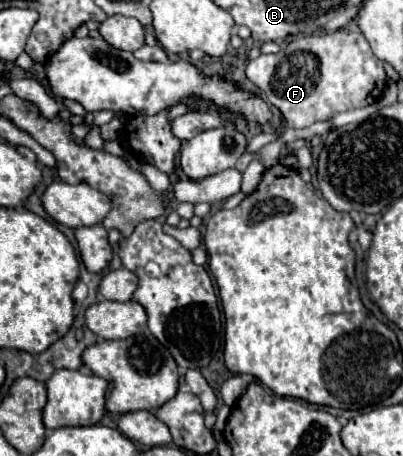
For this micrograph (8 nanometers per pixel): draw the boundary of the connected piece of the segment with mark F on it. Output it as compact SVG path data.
M350 30L294 38L278 54L260 54L250 60L246 78L268 96L268 102L282 112L286 124L292 128L306 128L338 112L370 106L386 86L382 60L374 56L360 32Z

